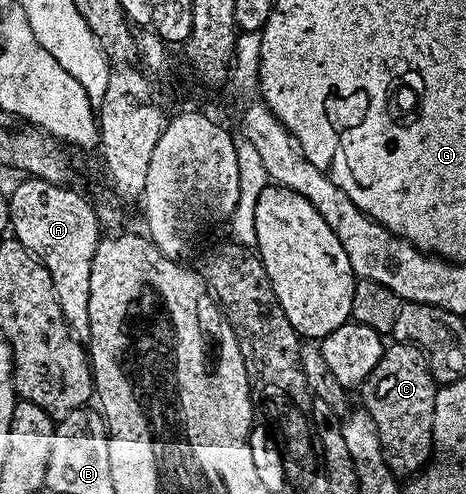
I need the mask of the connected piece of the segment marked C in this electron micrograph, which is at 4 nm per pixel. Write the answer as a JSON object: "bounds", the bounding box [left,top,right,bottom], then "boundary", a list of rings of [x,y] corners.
{"bounds":[360,342,438,478],"boundary":[[[393,342],[386,347],[375,370],[360,385],[363,410],[373,419],[379,442],[383,446],[383,458],[398,478],[413,478],[430,463],[433,454],[433,423],[435,422],[435,398],[438,383],[434,380],[425,353],[416,344]]]}

